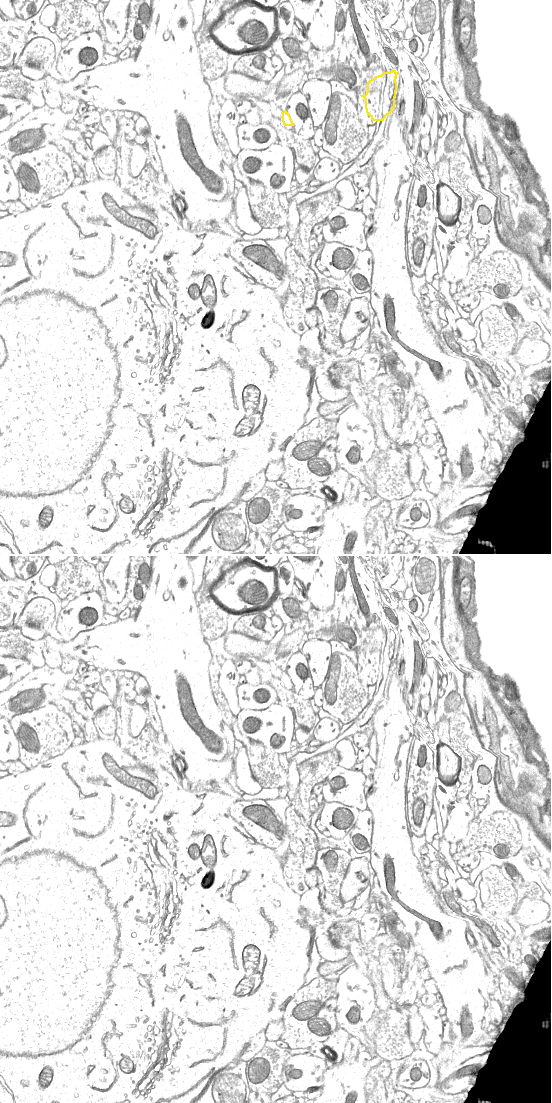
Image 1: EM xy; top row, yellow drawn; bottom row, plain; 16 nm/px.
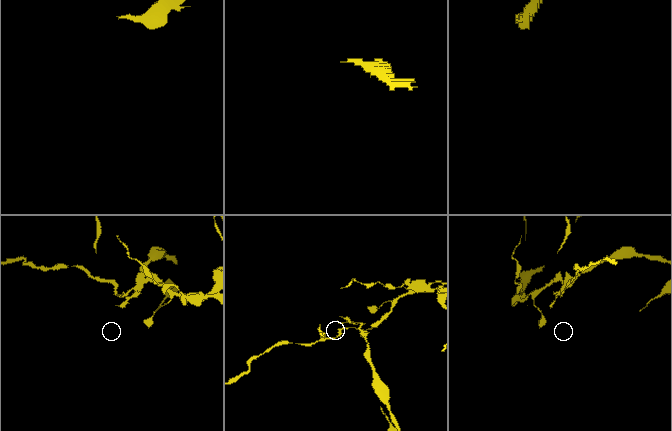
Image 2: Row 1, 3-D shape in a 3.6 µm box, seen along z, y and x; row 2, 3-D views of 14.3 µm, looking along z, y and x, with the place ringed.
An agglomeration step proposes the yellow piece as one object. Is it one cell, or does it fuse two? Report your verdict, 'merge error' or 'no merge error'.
merge error

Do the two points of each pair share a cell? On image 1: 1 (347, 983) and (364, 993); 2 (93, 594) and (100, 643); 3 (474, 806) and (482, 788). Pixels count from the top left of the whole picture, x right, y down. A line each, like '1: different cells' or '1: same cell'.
1: same cell
2: different cells
3: same cell

